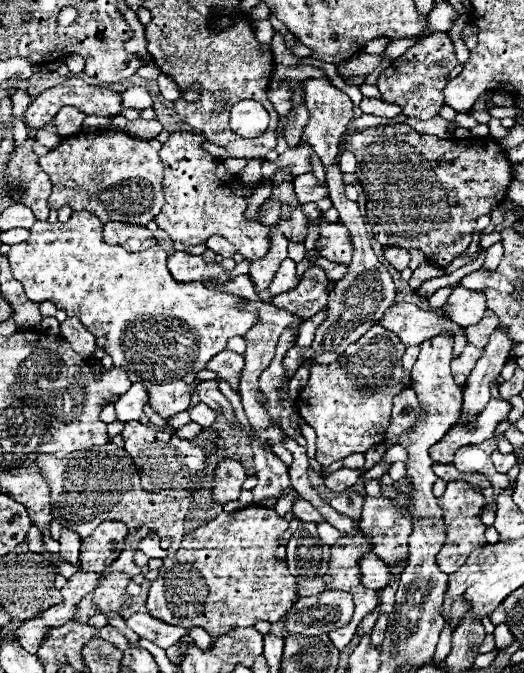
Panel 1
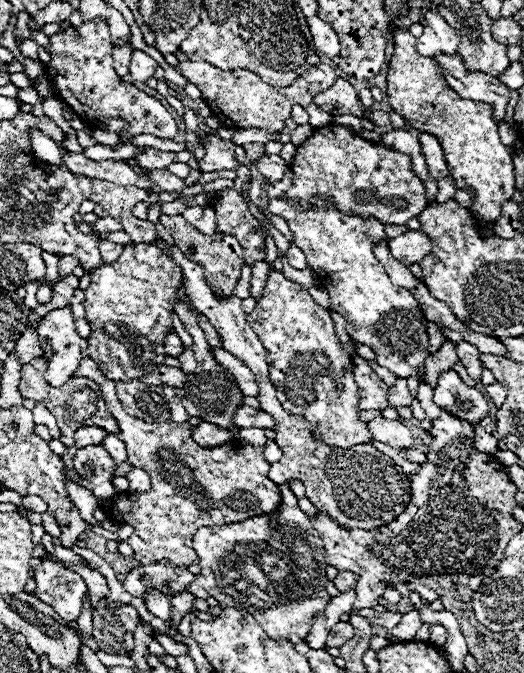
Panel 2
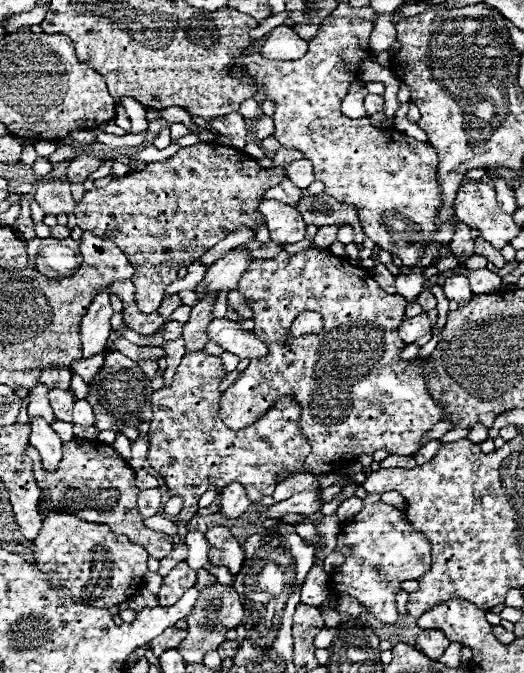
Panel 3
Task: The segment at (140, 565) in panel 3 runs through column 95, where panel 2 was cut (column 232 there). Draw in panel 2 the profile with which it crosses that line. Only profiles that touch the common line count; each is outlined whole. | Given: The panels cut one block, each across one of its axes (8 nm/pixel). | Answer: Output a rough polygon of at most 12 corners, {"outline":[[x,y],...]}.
{"outline":[[274,514],[194,534],[184,592],[304,640],[328,606],[318,530]]}

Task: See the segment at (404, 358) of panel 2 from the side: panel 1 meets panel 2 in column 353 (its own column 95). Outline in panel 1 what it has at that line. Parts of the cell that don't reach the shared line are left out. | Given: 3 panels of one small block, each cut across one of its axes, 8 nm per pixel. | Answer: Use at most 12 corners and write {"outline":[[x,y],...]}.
{"outline":[[36,220],[8,260],[78,314],[162,418],[258,314],[166,252]]}

